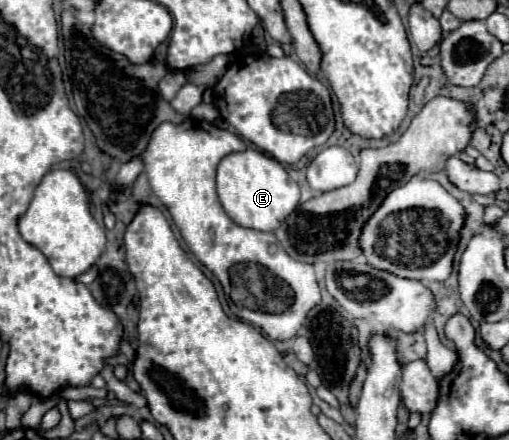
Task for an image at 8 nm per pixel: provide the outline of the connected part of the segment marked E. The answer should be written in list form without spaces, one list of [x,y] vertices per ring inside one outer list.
[[[246,149],[226,155],[218,163],[216,189],[224,211],[230,219],[242,227],[252,227],[258,231],[274,231],[290,211],[298,205],[300,187],[288,175],[288,171],[270,155],[258,149]]]

